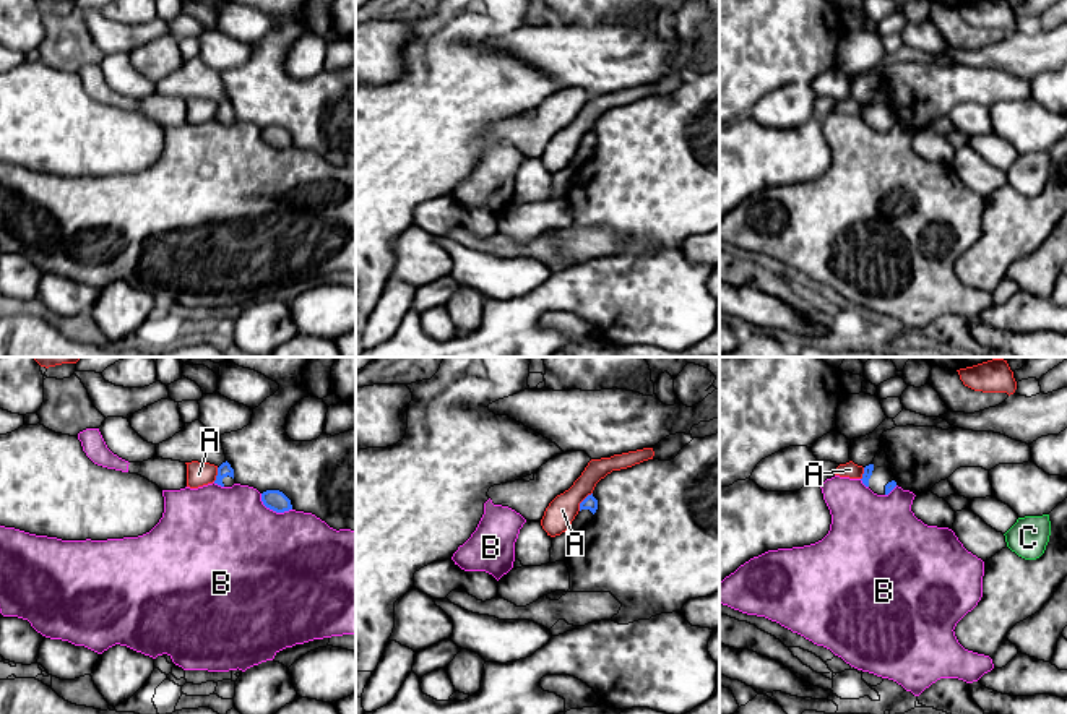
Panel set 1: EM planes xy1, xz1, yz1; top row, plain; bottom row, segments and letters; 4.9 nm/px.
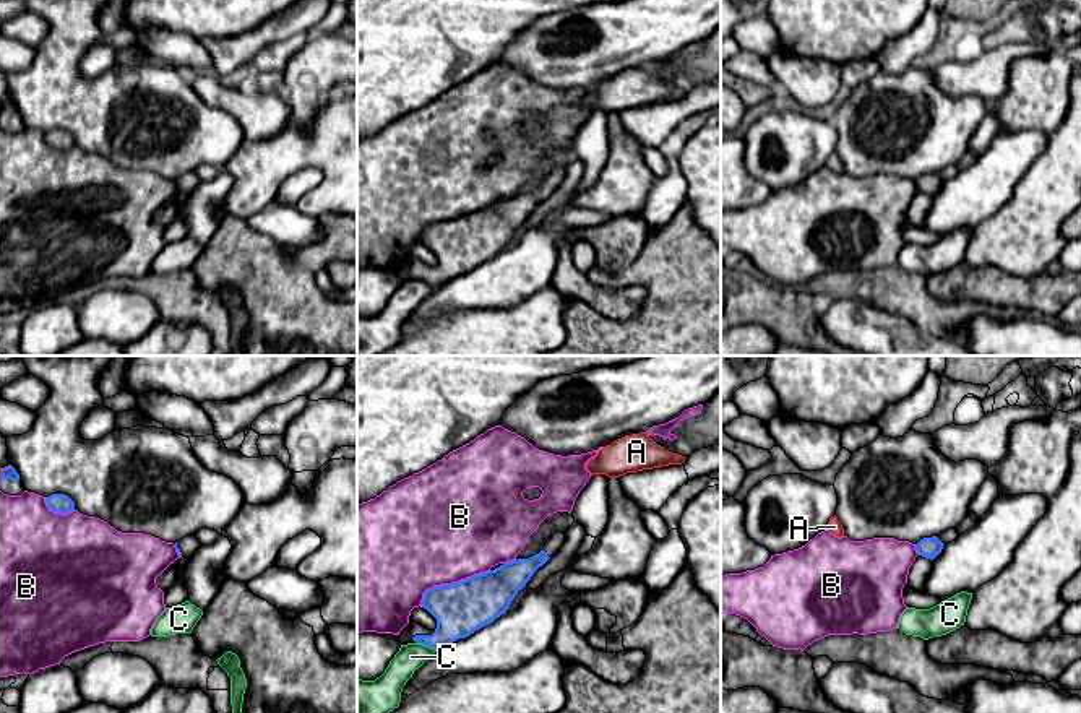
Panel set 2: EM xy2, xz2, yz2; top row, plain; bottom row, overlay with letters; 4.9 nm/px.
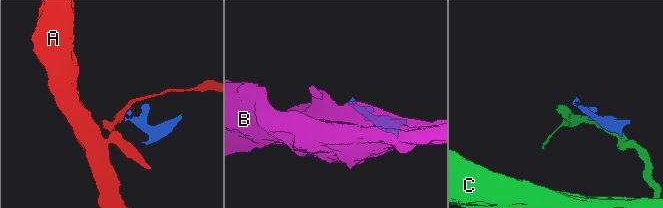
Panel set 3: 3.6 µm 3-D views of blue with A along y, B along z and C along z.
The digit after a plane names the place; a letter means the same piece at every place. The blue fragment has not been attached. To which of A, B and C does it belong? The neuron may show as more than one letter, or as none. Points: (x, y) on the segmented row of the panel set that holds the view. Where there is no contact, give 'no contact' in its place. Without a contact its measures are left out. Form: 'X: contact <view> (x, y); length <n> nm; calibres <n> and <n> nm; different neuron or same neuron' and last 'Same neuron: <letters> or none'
A: contact xz1 (582, 502); length 120 nm; calibres 70 and 140 nm; different neuron
B: contact xz2 (452, 583); length 400 nm; calibres 260 and 500 nm; different neuron
C: contact xz2 (426, 645); length 110 nm; calibres 260 and 140 nm; different neuron
Same neuron: none

